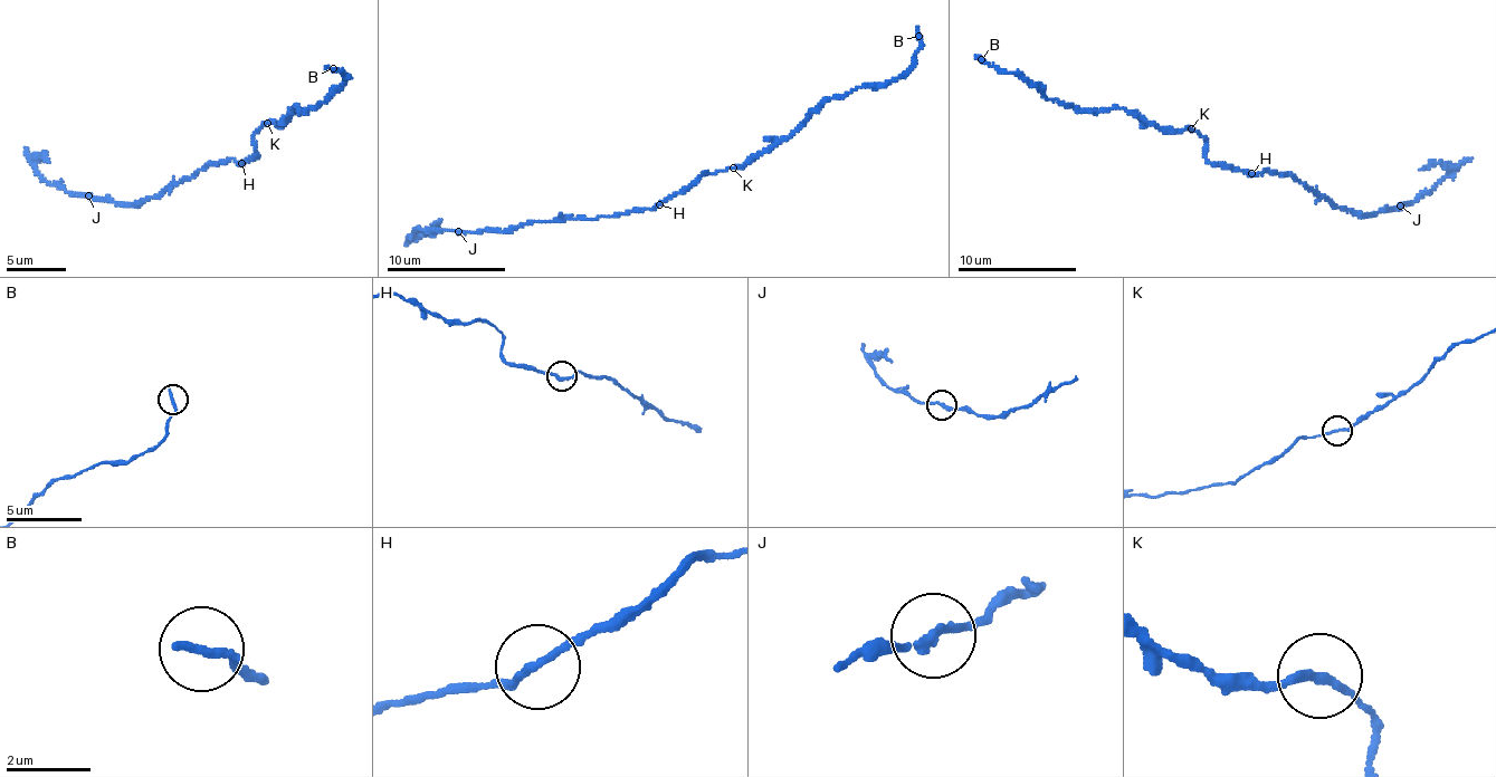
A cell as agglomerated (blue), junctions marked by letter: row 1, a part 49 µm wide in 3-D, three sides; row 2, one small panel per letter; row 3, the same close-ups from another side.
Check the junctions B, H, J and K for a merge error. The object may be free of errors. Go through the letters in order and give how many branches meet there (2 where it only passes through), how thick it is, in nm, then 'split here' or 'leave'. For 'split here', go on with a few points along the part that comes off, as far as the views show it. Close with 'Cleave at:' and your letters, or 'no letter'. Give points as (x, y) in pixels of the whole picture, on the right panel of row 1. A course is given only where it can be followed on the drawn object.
B: 1 | 240 nm | leave
H: 2 | 180 nm | leave
J: 2 | 180 nm | split here | (1400, 207), (1431, 193), (1446, 174), (1437, 163), (1419, 170)
K: 2 | 180 nm | leave
Cleave at: J

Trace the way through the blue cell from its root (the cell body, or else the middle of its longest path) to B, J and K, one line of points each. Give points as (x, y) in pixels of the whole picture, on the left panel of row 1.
B: (245, 163), (256, 157), (263, 125), (285, 125), (295, 106), (320, 107), (342, 89), (348, 75), (333, 68)
J: (245, 163), (227, 157), (206, 164), (190, 178), (135, 204), (87, 197)
K: (245, 163), (256, 157), (254, 135), (267, 123)

